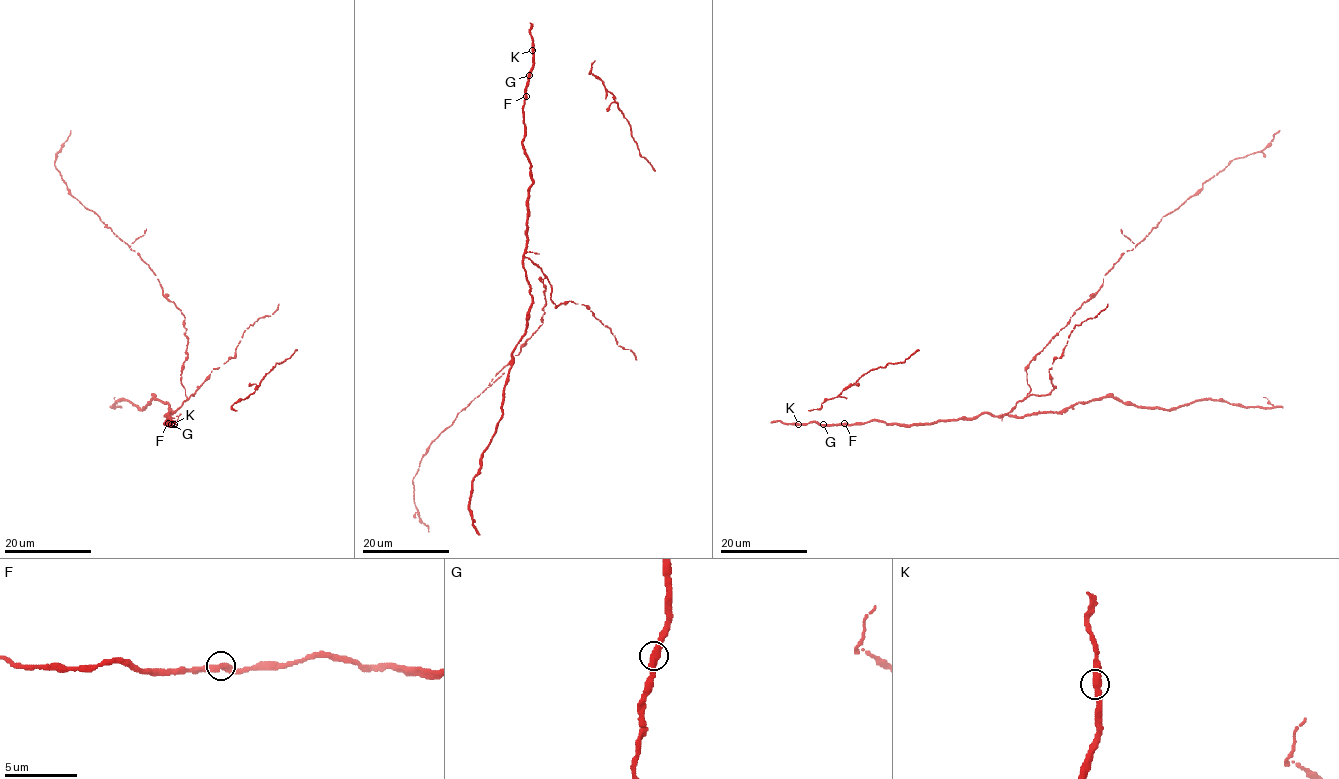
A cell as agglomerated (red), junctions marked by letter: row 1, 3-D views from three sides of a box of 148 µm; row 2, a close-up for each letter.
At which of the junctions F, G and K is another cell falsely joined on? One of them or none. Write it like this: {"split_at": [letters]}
{"split_at": []}

